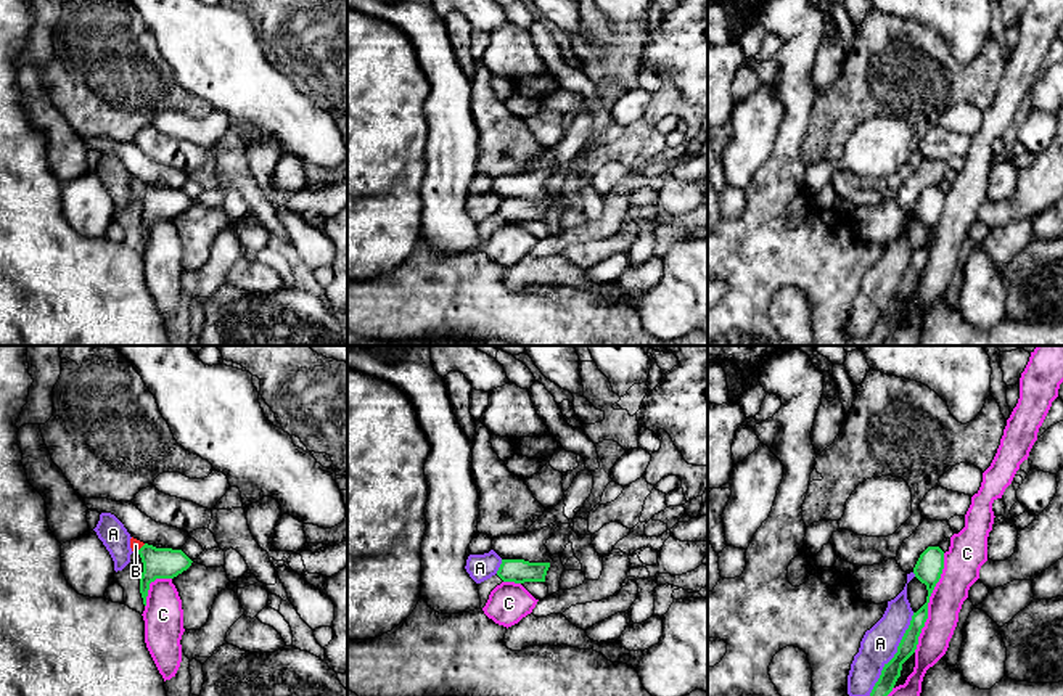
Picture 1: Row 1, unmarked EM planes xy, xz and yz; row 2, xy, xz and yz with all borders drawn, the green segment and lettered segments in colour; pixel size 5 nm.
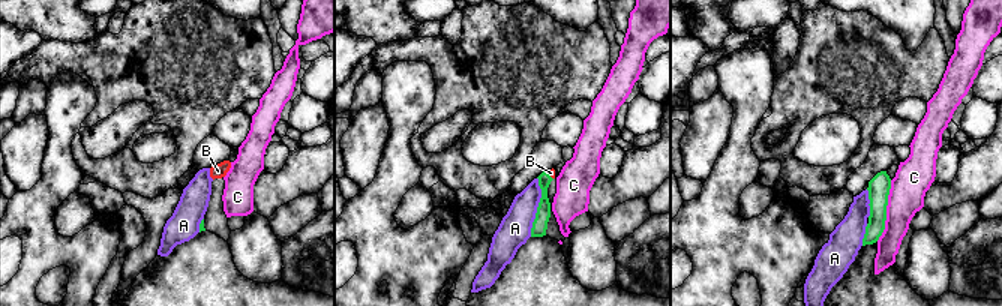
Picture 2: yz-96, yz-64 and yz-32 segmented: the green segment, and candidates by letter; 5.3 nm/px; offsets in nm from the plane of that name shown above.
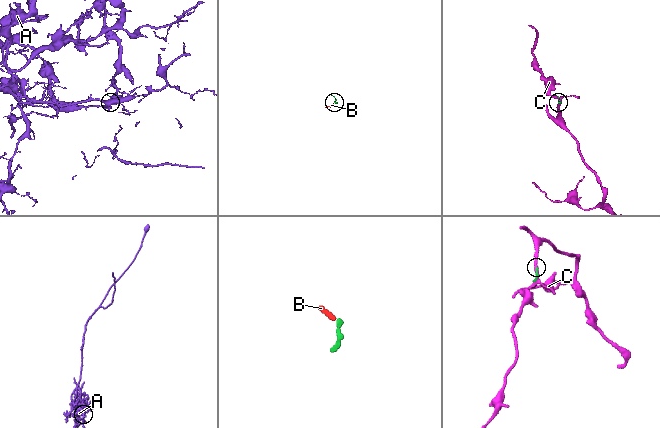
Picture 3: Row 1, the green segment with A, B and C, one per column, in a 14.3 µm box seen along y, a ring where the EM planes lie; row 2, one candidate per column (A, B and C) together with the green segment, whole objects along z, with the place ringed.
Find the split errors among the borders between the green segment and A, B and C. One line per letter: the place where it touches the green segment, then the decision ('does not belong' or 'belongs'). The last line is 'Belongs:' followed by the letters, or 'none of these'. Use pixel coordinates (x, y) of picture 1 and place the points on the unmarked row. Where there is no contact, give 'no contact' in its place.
A: yz (888, 302) | does not belong
B: xy (140, 188) | belongs
C: yz (928, 241) | does not belong
Belongs: B

